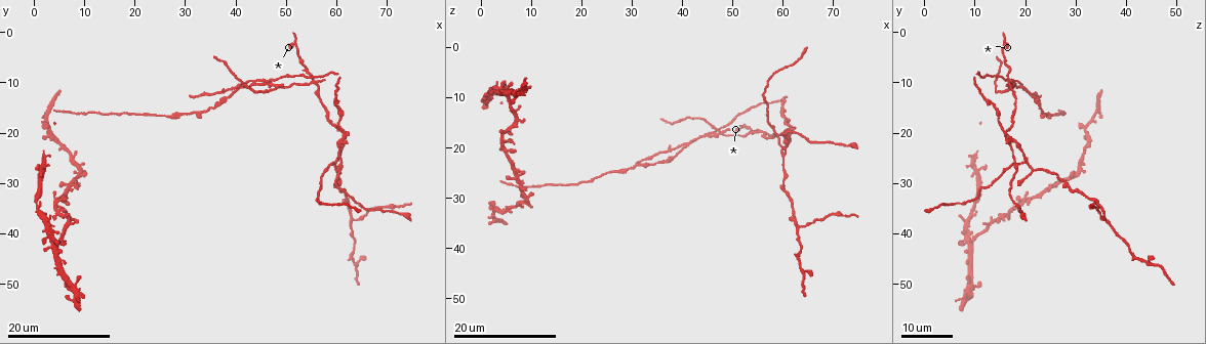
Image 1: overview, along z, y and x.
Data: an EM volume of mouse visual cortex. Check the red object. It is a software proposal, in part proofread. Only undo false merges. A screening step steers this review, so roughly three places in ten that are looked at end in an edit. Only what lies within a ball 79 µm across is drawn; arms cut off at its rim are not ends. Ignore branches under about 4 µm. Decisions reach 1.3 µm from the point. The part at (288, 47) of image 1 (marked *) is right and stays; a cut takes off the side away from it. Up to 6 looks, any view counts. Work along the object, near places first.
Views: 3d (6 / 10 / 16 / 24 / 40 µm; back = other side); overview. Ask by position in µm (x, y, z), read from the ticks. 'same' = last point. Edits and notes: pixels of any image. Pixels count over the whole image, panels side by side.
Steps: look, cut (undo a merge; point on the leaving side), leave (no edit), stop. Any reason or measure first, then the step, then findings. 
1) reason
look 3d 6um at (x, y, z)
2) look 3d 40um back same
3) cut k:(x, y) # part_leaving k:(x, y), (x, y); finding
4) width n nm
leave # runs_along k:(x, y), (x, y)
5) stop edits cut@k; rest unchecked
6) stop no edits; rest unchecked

four or more arms meet
look 3d 16um at (55.5, 10.0, 17.0)

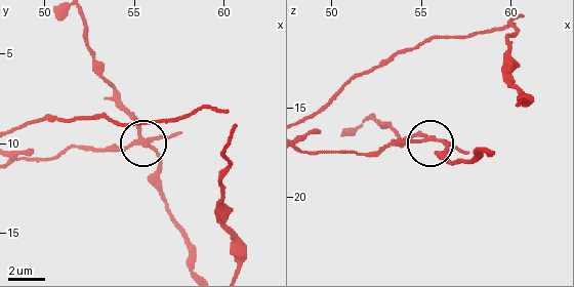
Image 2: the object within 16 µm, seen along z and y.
look 3d 6um at (55.3, 10.0, 16.8)

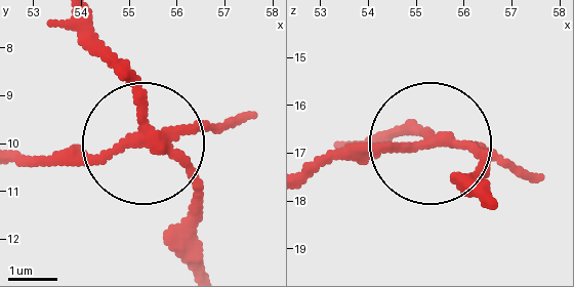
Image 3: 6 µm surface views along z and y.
side_arm 66 um; arms 4
cut 3:(73, 146) # two neurons meet here

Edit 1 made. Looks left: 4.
look overview

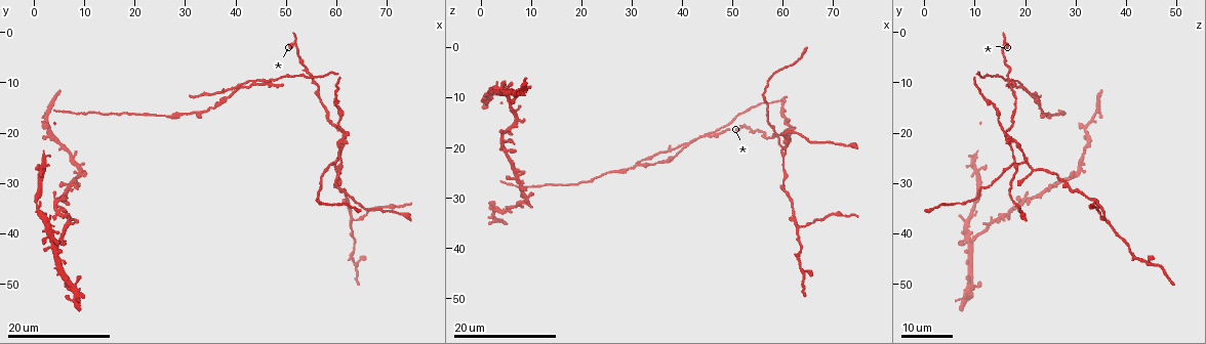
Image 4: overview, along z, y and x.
thin arm on a thick one
look 3d 24um at (63.5, 37.0, 35.5)

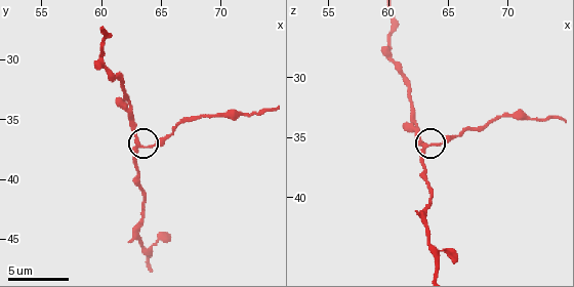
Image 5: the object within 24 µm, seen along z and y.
look 3d 10um at (63.0, 37.4, 36.0)

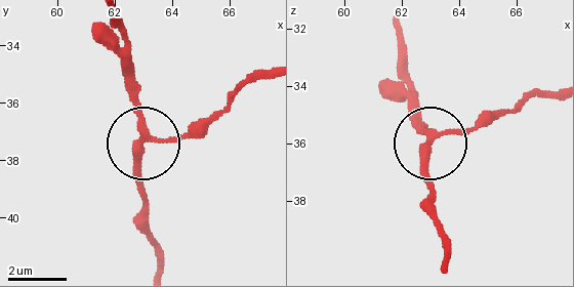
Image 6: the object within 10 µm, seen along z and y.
leave # runs_along 6:(110, 16), (110, 43), (141, 131), (154, 138), (202, 133); all the same neuron

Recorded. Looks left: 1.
stop edits cut@3; rest unchecked

